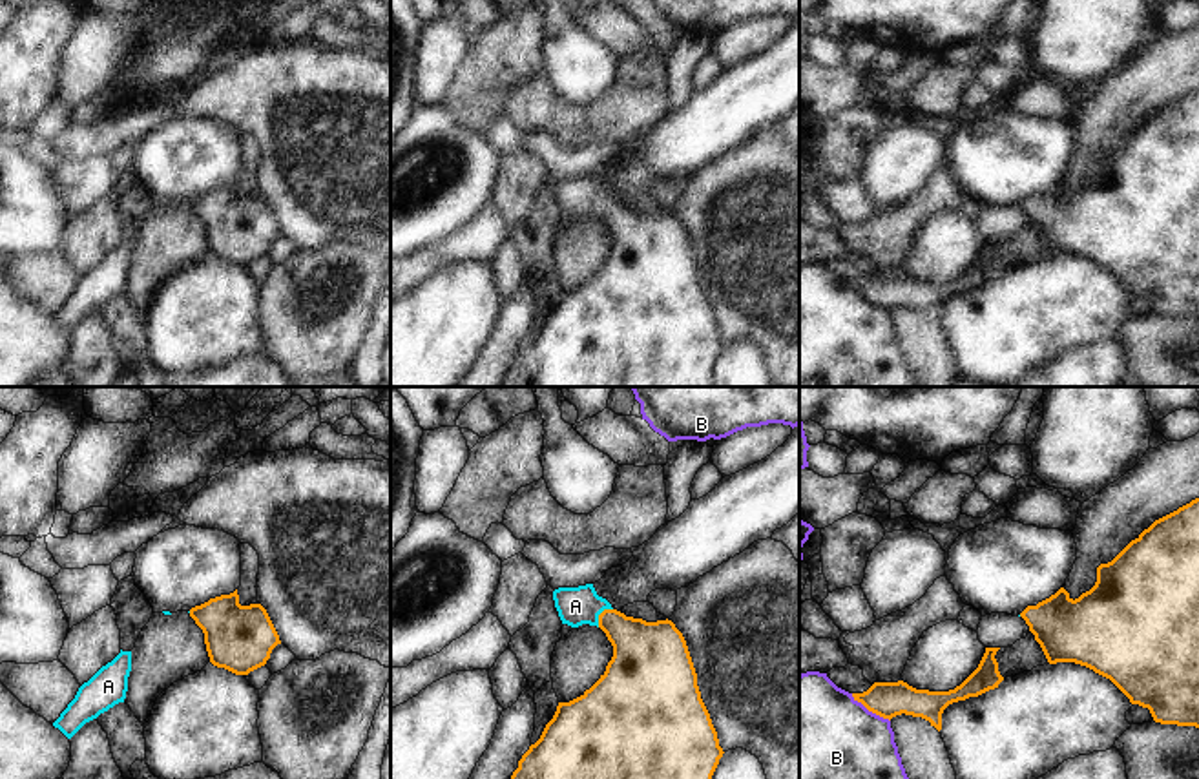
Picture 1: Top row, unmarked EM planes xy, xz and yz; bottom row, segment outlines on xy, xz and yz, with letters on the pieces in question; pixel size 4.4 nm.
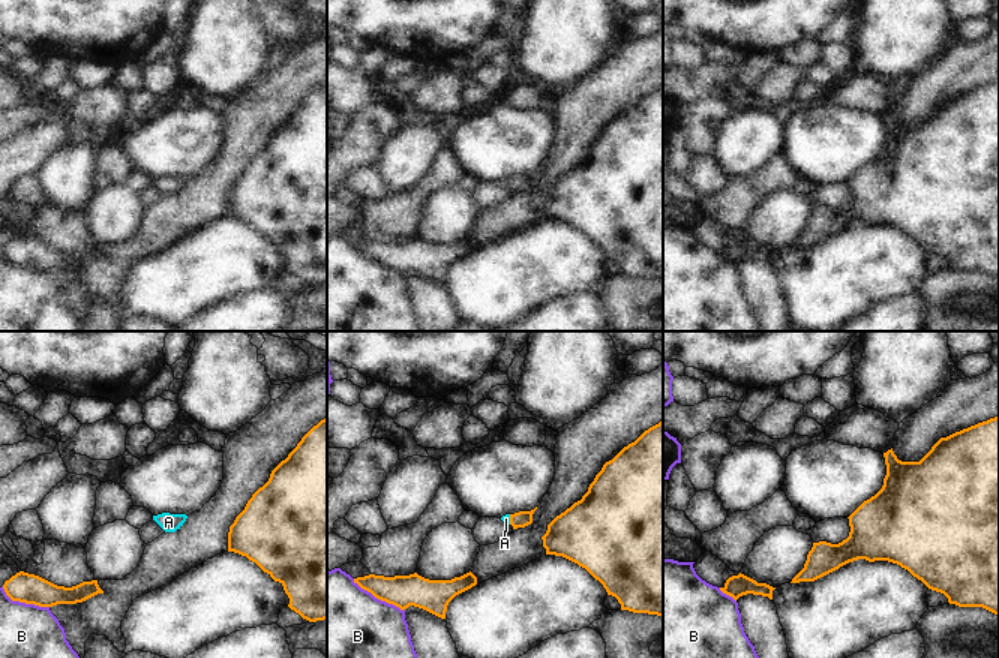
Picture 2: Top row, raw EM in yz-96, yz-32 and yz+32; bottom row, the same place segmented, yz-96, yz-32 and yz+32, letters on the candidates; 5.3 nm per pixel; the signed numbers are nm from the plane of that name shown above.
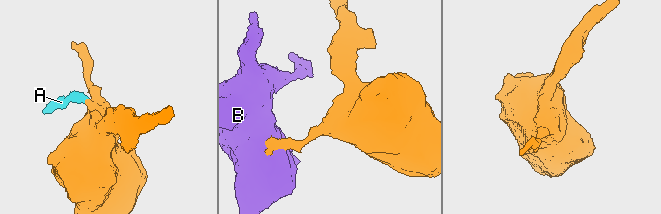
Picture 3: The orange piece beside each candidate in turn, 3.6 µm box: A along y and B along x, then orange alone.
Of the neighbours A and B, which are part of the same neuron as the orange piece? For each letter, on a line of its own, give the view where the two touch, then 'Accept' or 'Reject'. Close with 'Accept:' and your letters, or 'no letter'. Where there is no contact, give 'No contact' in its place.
A: Touches orange in xz. Accept
B: Touches orange in yz. Reject
Accept: A.

